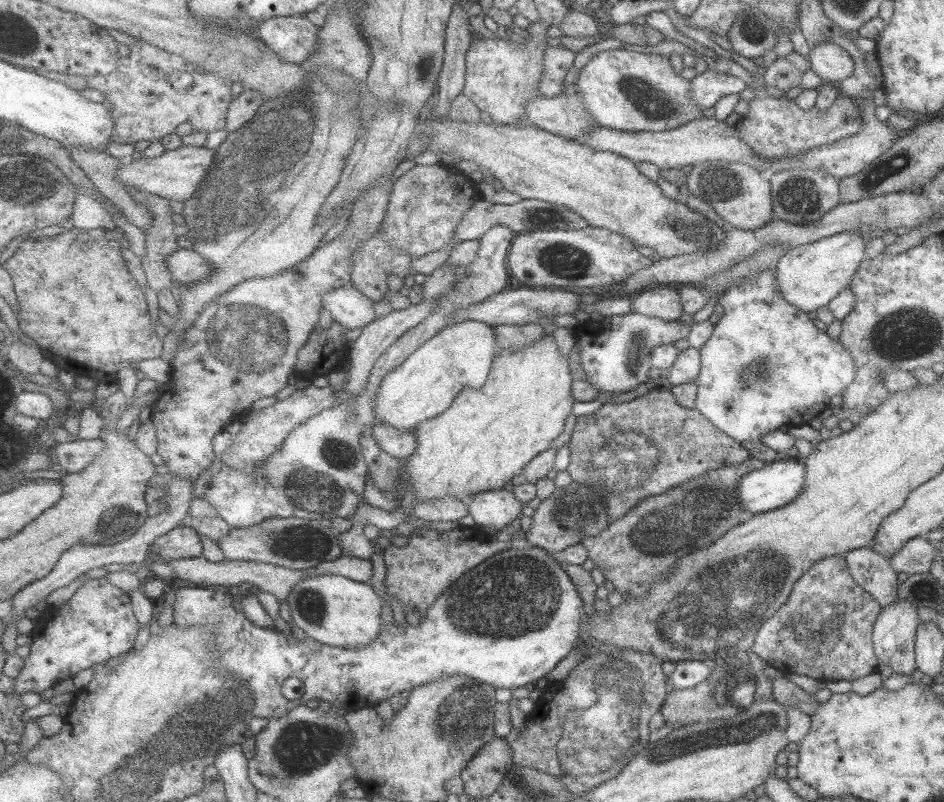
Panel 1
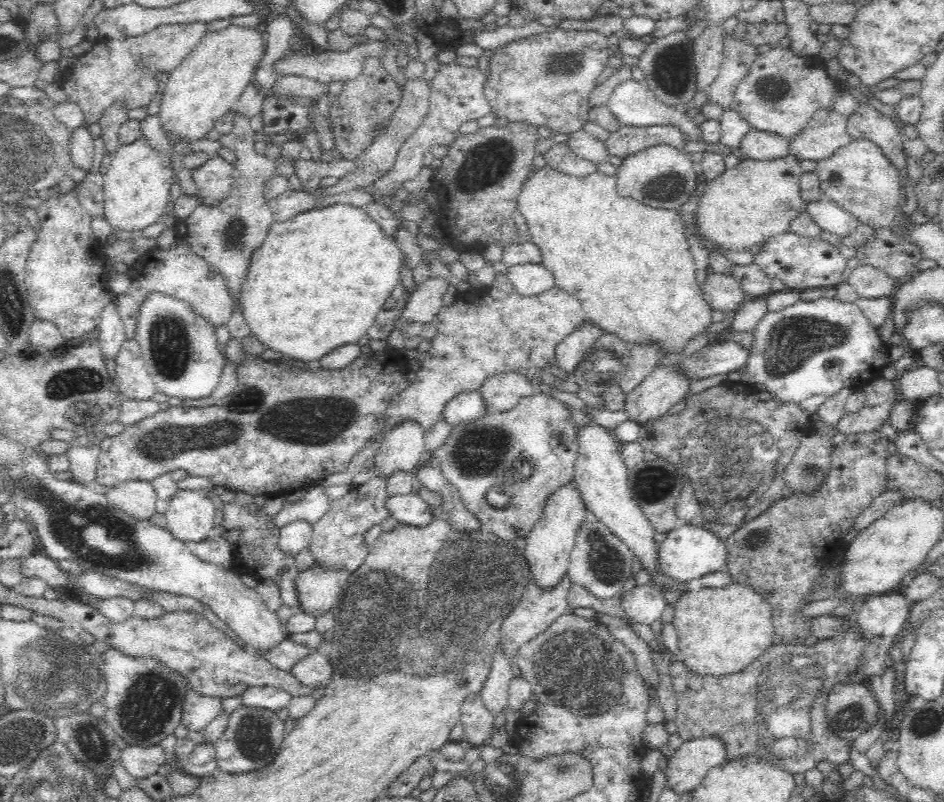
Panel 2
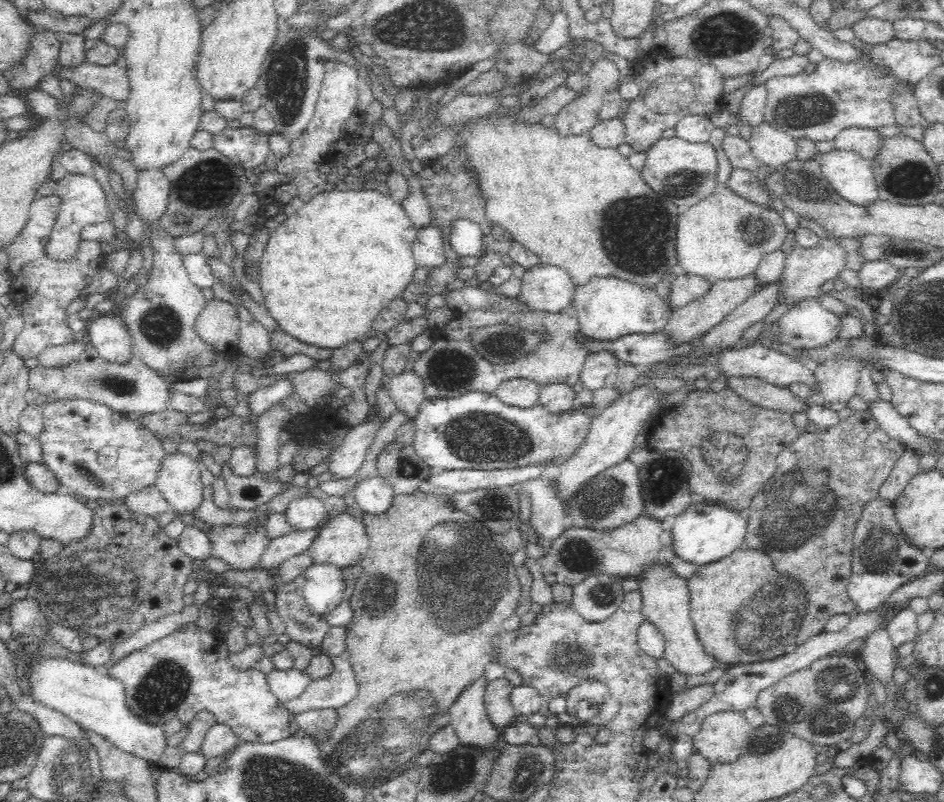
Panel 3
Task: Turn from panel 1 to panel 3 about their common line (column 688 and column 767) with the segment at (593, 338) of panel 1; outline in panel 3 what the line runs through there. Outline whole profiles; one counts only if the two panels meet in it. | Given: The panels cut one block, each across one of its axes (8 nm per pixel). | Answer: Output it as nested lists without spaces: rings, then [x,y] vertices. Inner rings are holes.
[[[819,297],[799,301],[791,310],[788,310],[783,317],[772,325],[765,325],[761,330],[761,336],[779,332],[783,342],[794,348],[819,349],[836,339],[840,332],[840,317],[826,310],[820,303]]]

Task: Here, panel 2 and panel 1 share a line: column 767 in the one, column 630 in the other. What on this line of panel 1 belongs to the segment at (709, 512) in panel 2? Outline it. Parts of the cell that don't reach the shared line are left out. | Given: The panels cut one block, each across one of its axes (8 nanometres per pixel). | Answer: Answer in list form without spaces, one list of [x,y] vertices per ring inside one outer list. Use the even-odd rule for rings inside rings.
[[[663,387],[623,404],[603,403],[597,412],[579,416],[579,424],[569,448],[571,461],[567,469],[577,482],[587,483],[598,489],[604,500],[609,523],[622,519],[647,496],[663,494],[669,488],[701,476],[711,468],[741,464],[750,456],[742,444],[720,432],[696,409],[687,409],[676,404],[670,390]]]

